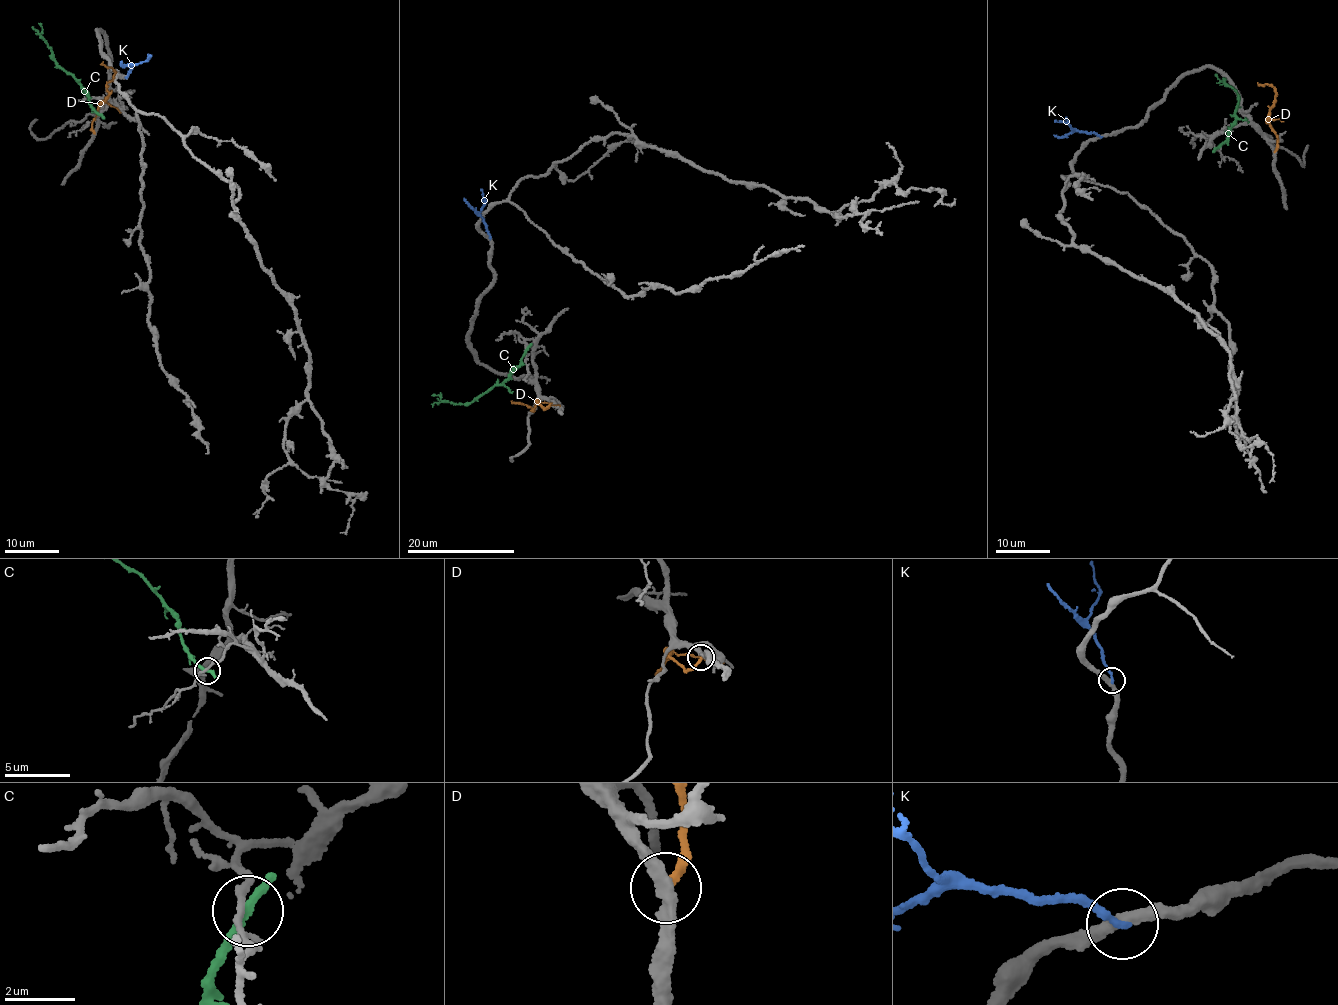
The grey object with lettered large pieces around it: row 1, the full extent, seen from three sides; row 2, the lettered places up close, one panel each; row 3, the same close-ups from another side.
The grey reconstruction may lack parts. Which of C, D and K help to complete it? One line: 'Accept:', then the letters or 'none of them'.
Accept: none of them

